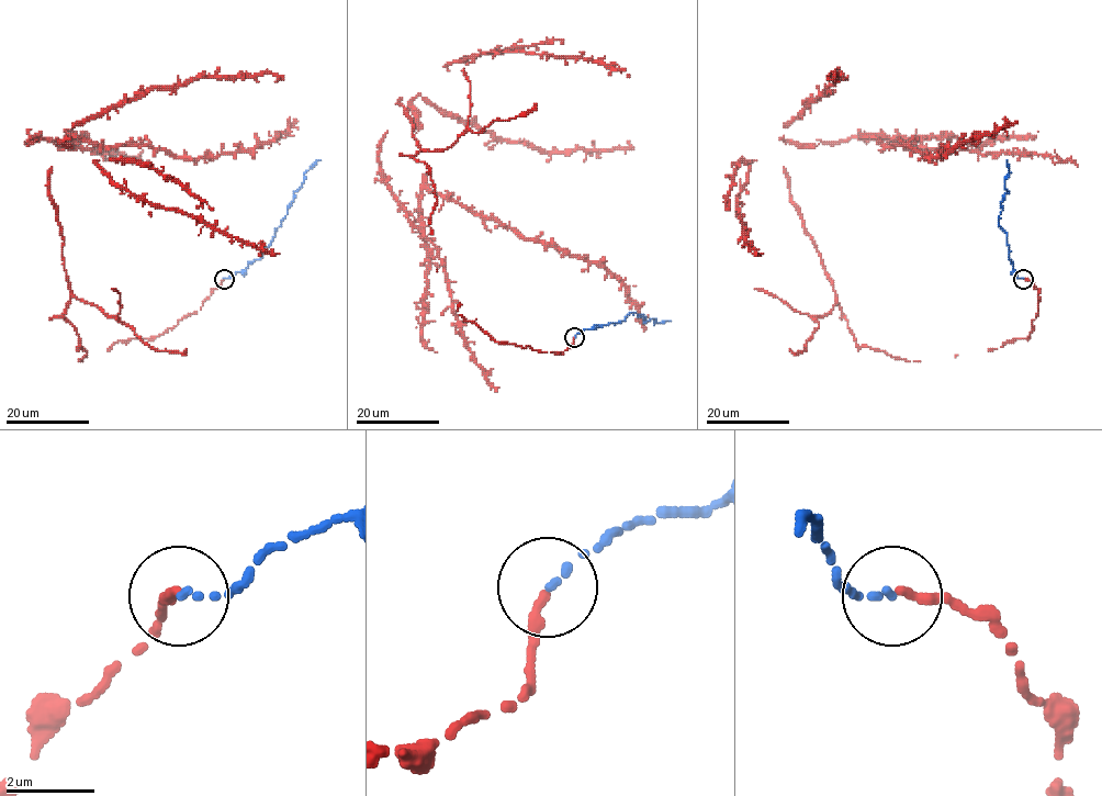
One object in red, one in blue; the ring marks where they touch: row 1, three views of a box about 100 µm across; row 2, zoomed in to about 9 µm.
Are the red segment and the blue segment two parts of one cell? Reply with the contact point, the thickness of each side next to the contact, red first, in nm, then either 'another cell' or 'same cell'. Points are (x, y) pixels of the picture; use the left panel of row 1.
place (224, 279); calibres 240 and 150 nm; same cell

